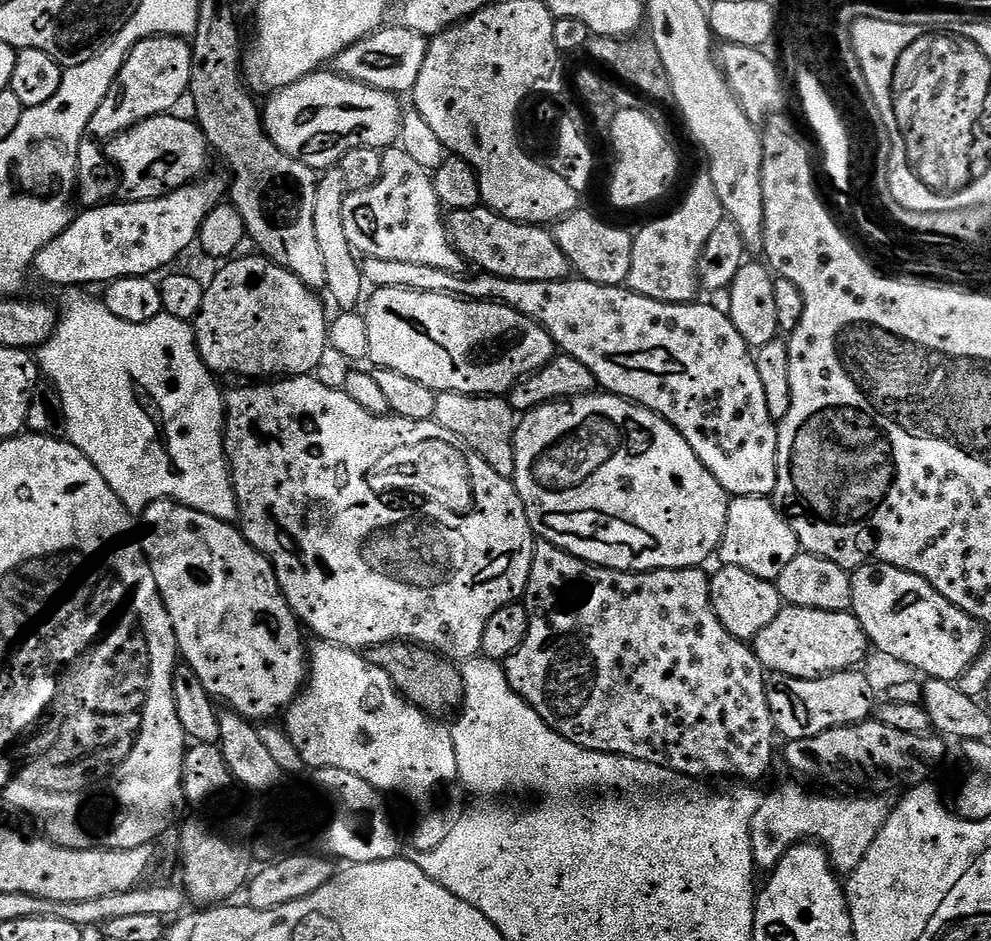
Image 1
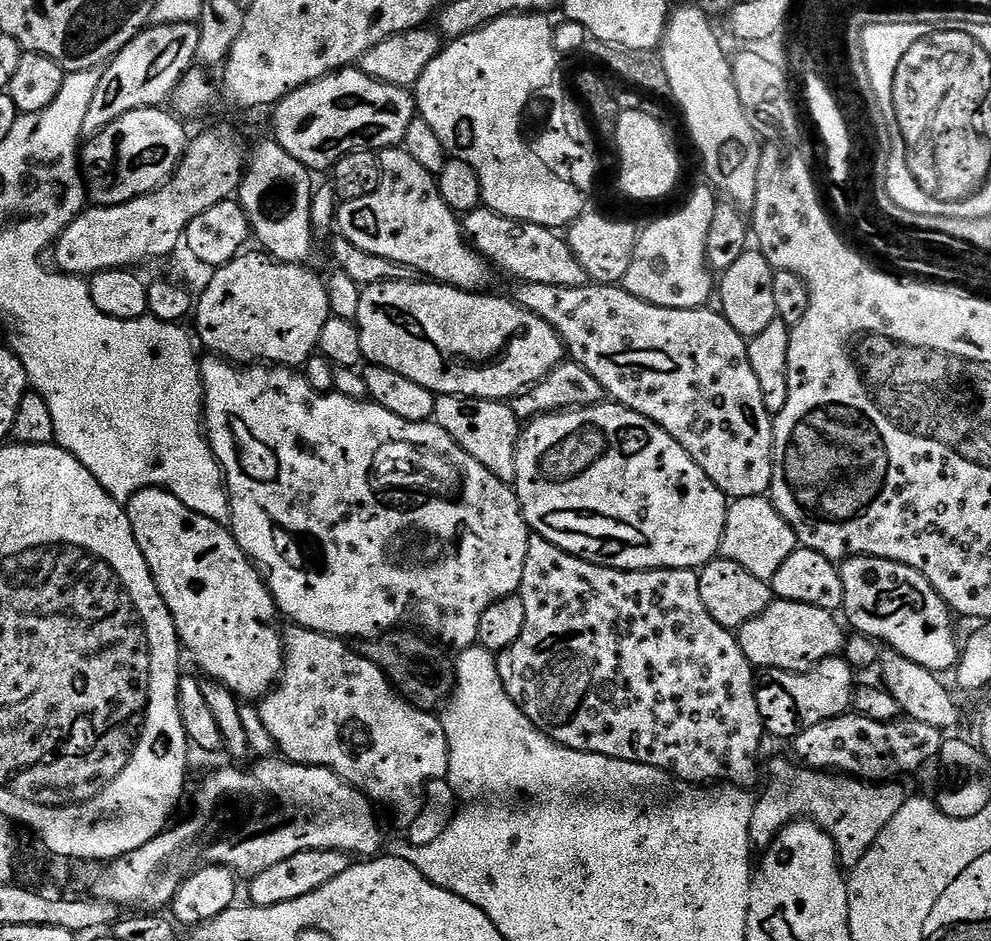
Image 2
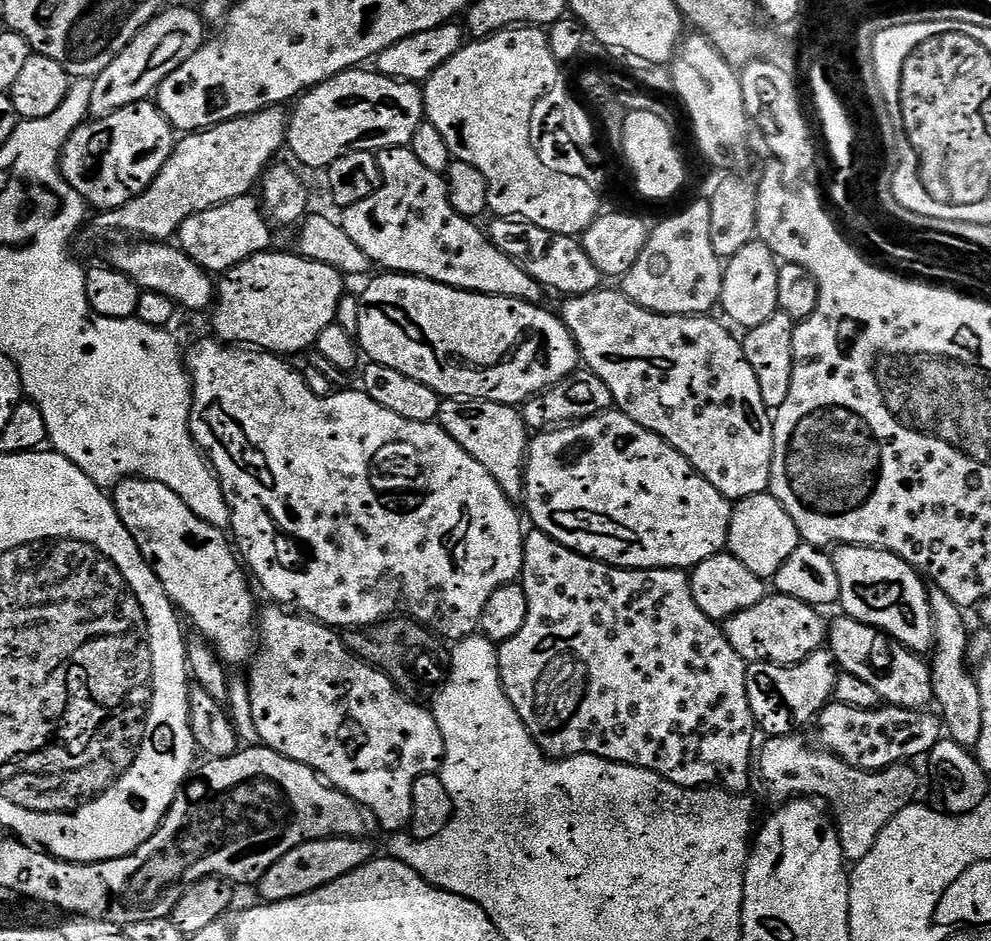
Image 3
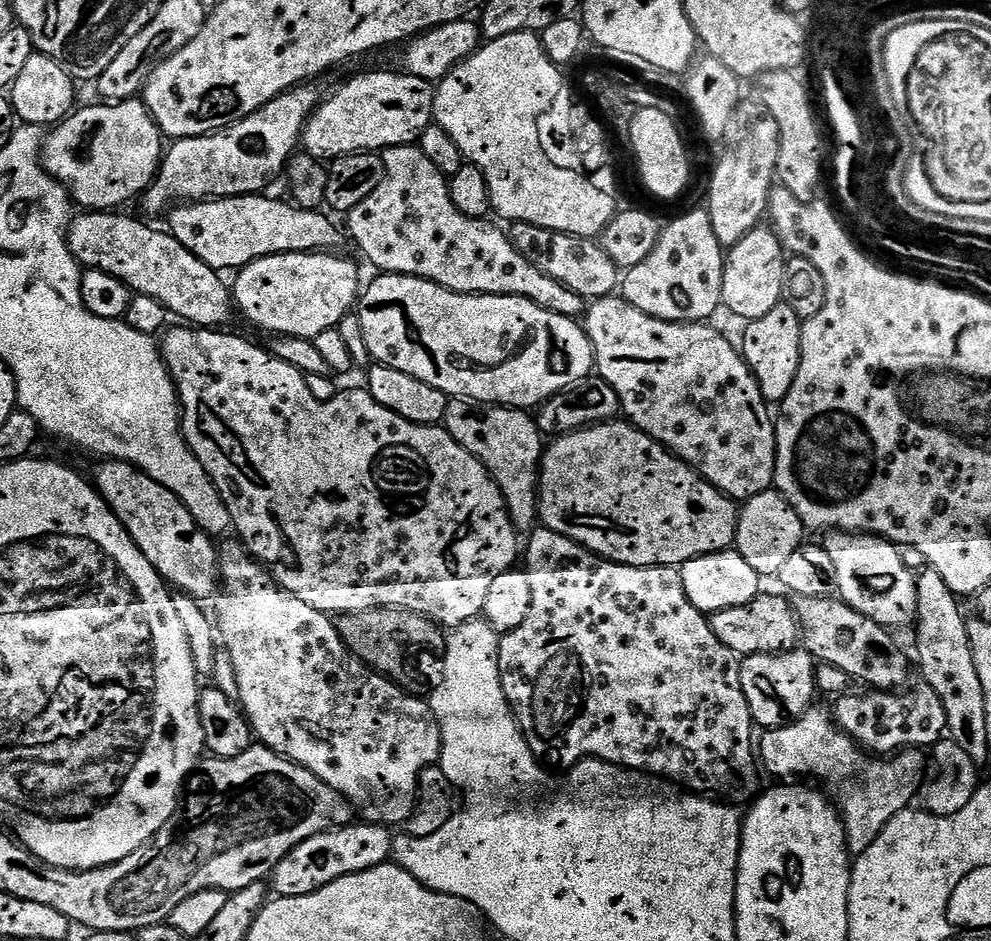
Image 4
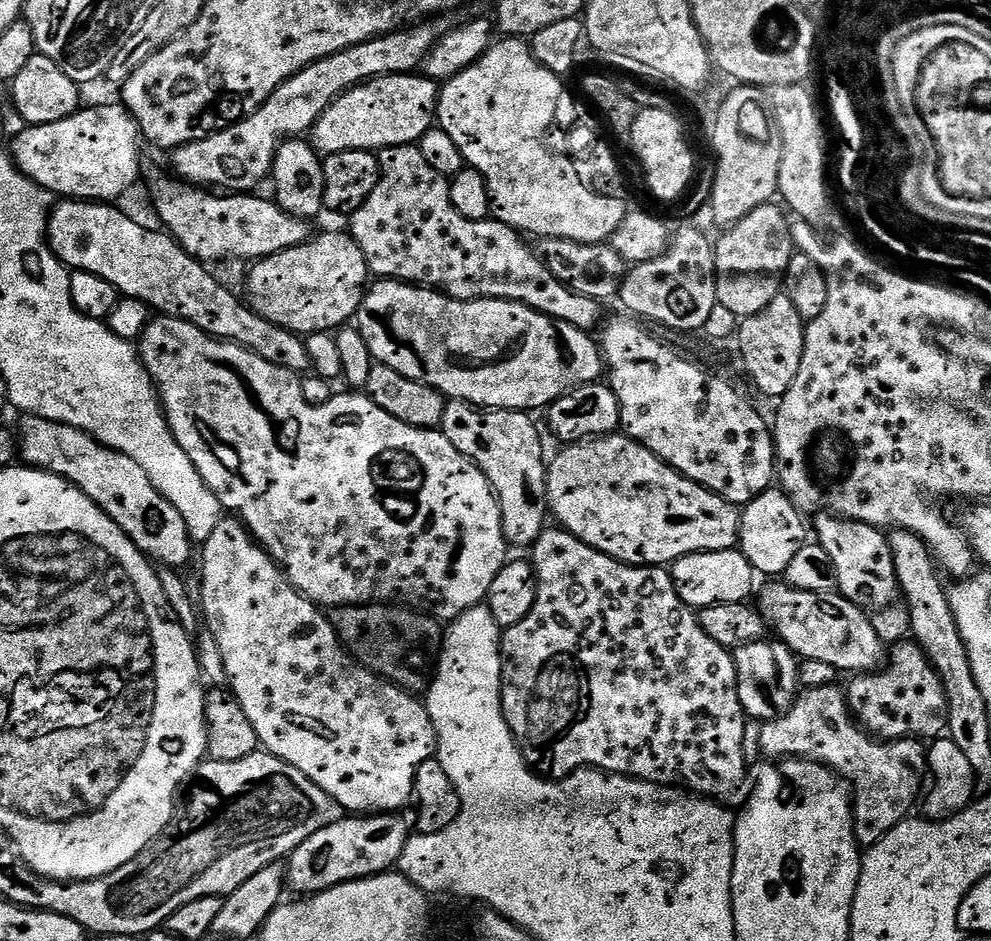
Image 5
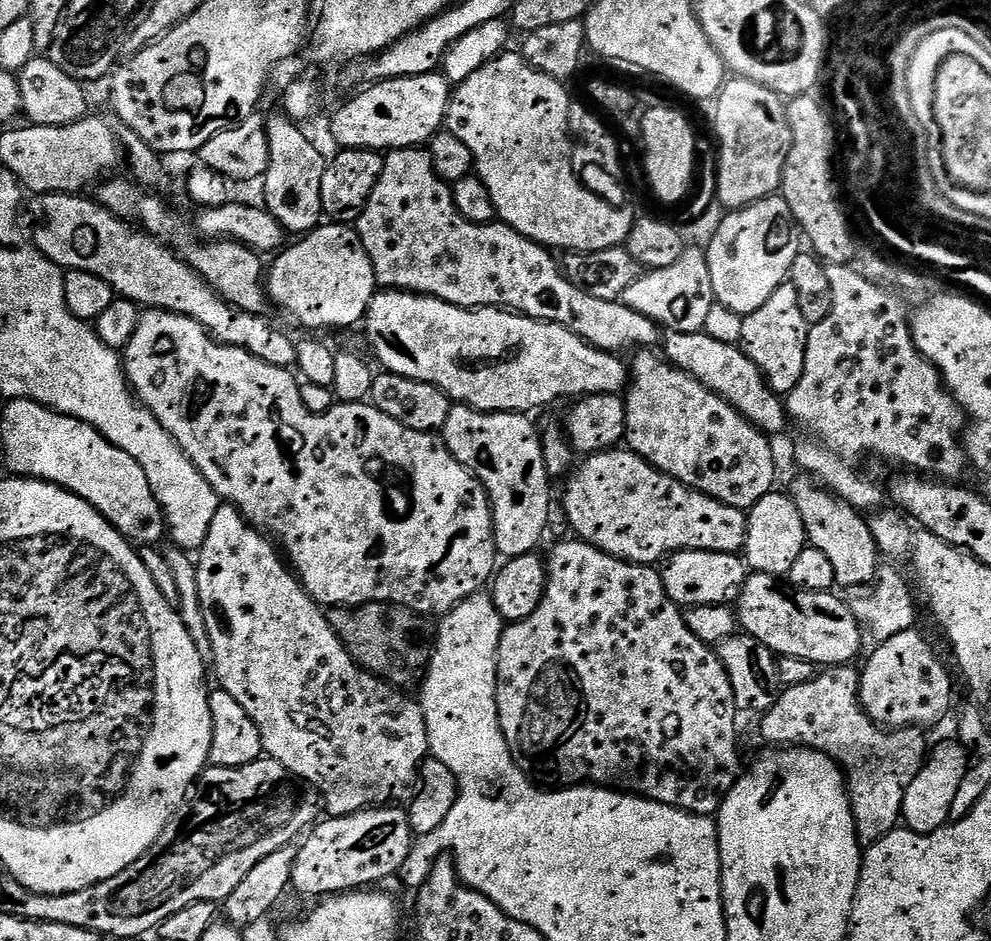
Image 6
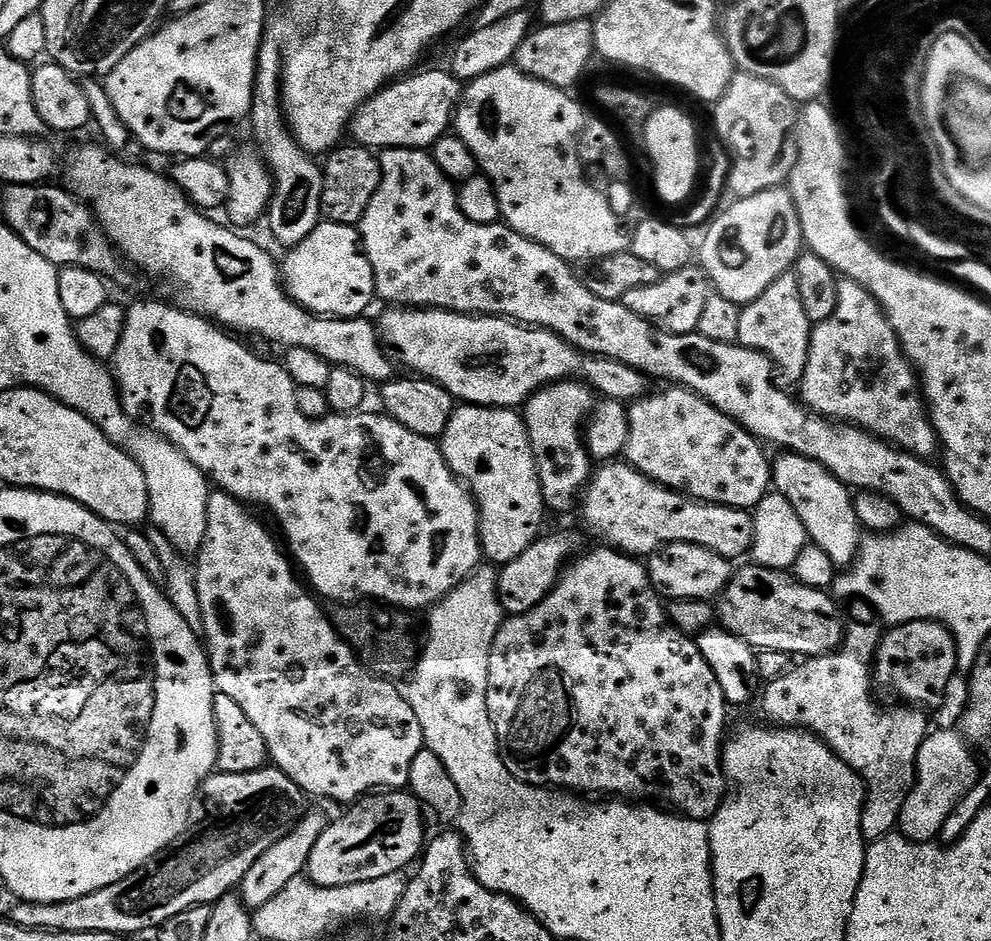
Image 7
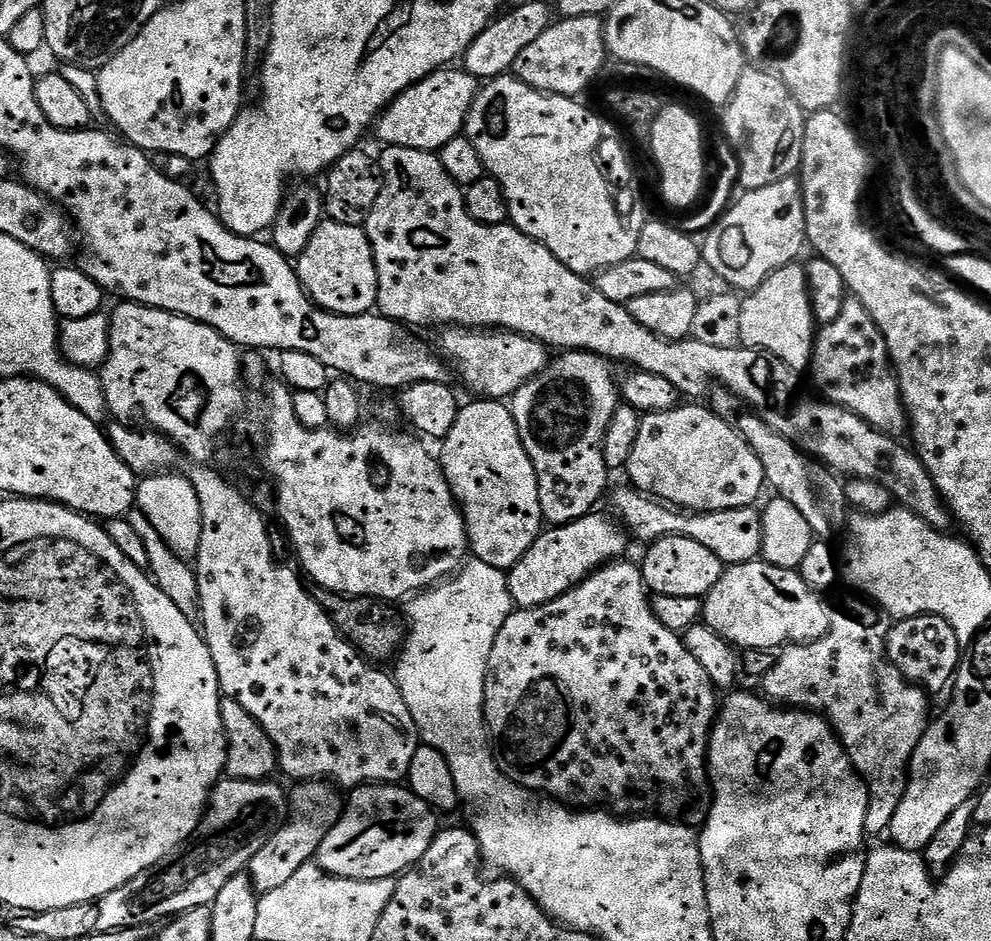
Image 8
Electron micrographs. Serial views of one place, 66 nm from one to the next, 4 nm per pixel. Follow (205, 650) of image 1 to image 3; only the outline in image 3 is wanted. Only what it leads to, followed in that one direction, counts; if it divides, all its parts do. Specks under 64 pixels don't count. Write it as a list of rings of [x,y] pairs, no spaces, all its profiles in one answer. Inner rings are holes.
[[[139,478],[121,480],[115,485],[111,498],[118,510],[118,518],[122,518],[126,530],[130,530],[138,542],[138,550],[142,550],[146,562],[154,574],[158,574],[166,594],[186,617],[187,623],[192,623],[196,627],[193,629],[216,649],[216,655],[225,665],[247,665],[258,648],[258,608],[256,612],[249,573],[242,567],[237,549],[225,529],[210,526],[210,522],[198,518],[194,510],[190,510],[190,506],[186,506],[186,502],[182,502],[182,498],[178,498],[170,486],[162,486],[162,482]]]

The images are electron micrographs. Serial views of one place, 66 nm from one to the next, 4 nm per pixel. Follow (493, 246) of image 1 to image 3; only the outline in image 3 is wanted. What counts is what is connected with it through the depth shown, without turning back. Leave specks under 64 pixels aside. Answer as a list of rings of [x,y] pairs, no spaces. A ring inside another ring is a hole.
[[[496,218],[493,221],[492,225],[487,225],[486,231],[492,237],[494,246],[498,246],[498,250],[511,260],[523,264],[524,269],[545,289],[553,288],[564,298],[600,291],[600,270],[577,237],[554,234],[550,230],[542,230],[542,226],[527,224],[525,220]]]

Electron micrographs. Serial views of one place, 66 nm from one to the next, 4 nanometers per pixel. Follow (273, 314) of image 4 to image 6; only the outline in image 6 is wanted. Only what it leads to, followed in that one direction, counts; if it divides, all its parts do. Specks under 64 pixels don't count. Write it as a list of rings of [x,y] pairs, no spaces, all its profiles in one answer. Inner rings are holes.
[[[324,222],[297,240],[300,240],[297,244],[289,243],[267,269],[266,292],[271,303],[273,300],[282,311],[289,312],[304,328],[348,328],[351,324],[359,325],[368,315],[370,302],[378,291],[374,266],[366,254],[366,246],[362,246],[360,233],[344,222]]]

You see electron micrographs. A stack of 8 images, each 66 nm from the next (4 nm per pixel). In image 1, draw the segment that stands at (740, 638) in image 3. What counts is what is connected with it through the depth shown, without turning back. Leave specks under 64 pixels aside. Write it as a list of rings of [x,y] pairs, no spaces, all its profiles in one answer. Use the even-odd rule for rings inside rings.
[[[791,606],[781,607],[778,618],[762,630],[754,641],[754,651],[758,662],[769,673],[777,676],[789,676],[790,678],[802,678],[813,680],[819,676],[831,676],[833,672],[846,672],[857,667],[856,664],[867,652],[870,652],[868,635],[853,616],[851,611],[827,612],[826,610],[814,610],[813,608],[794,608]]]

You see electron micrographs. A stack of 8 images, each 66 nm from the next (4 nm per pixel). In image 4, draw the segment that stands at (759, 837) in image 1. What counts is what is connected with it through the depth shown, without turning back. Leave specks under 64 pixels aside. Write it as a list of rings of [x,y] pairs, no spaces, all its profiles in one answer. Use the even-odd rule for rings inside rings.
[[[819,706],[807,710],[794,722],[784,724],[780,728],[770,728],[758,740],[758,760],[772,778],[811,778],[821,785],[829,784],[836,791],[839,811],[842,813],[848,850],[853,857],[860,858],[870,846],[874,846],[874,838],[886,830],[886,826],[899,812],[909,811],[913,807],[912,799],[920,792],[920,783],[925,783],[925,753],[920,750],[905,750],[889,755],[887,758],[873,758],[863,751],[856,741],[849,738],[836,724],[833,713]]]

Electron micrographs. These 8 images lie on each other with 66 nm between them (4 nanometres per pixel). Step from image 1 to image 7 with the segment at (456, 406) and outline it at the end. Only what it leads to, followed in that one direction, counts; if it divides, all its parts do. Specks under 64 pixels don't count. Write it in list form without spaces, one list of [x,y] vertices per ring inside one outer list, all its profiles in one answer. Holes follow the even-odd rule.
[[[464,404],[452,413],[444,435],[439,437],[440,451],[457,477],[476,497],[480,509],[480,531],[482,533],[482,552],[493,565],[509,564],[518,554],[522,554],[541,535],[544,524],[544,494],[540,485],[540,470],[536,465],[536,455],[528,427],[524,425],[523,415],[511,408],[480,408],[476,404]]]

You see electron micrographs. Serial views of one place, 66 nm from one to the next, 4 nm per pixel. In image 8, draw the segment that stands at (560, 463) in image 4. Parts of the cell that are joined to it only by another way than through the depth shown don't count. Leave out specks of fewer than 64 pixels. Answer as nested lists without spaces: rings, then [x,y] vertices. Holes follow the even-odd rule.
[[[625,486],[625,488],[618,489],[616,493],[614,492],[611,493],[611,496],[613,495],[612,504],[616,507],[617,513],[615,512],[615,515],[619,517],[625,529],[635,539],[637,536],[638,539],[644,540],[643,542],[651,542],[653,540],[660,540],[664,536],[694,538],[694,542],[702,542],[702,546],[706,546],[706,550],[714,550],[714,554],[718,554],[718,558],[725,566],[729,564],[749,563],[761,555],[760,547],[762,546],[764,517],[755,507],[718,510],[717,512],[686,512],[677,510],[649,496],[648,493],[640,492],[631,486]]]

